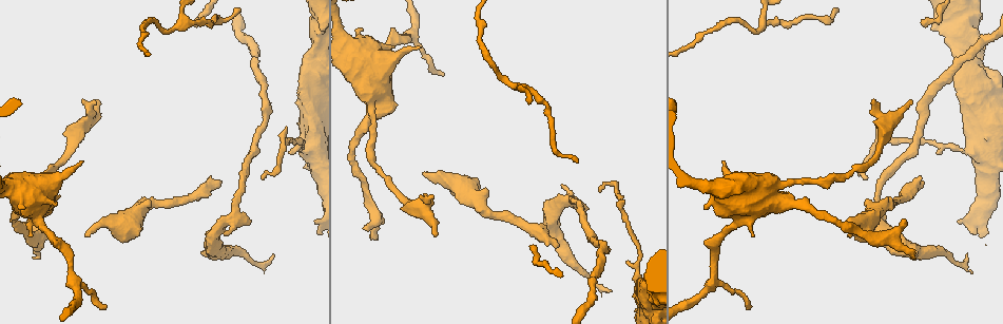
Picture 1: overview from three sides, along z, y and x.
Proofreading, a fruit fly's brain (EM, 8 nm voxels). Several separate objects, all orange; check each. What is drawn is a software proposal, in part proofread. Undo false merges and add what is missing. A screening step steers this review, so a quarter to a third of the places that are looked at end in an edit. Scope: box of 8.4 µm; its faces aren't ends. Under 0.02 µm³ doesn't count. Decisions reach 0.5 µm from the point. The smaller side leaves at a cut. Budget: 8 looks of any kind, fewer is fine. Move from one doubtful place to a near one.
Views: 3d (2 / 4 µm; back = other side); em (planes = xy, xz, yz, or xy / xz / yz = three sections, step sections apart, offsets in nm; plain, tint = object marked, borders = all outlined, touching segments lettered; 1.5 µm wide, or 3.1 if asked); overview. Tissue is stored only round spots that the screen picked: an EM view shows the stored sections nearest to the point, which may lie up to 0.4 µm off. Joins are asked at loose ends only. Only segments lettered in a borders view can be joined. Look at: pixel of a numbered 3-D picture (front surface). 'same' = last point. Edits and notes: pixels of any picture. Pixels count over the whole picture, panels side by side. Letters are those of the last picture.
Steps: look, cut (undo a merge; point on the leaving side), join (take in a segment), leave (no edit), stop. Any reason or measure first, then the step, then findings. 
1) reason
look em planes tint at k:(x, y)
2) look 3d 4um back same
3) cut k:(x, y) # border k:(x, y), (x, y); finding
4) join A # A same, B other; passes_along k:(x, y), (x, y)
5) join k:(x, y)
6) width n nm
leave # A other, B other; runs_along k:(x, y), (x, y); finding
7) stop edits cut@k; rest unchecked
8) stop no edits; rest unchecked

look em yz step 8 borders at 1:(921, 183)

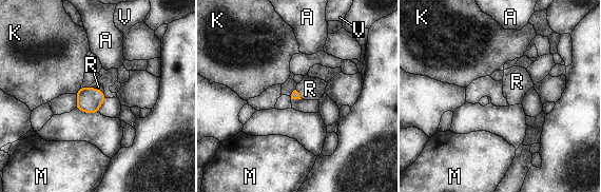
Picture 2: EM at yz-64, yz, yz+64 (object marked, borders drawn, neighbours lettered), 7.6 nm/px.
look em planes borders same

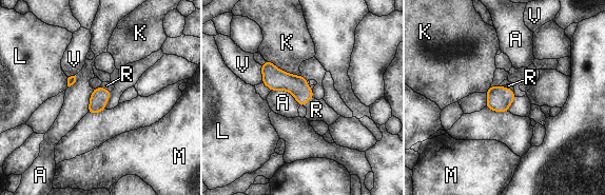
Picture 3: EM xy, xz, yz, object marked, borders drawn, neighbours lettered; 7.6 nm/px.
join R # A other, K other, L other, M other, R same, V other; passes_along 3:(99, 97), (104, 89), (106, 85); the neuron continues

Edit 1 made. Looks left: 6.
look overview

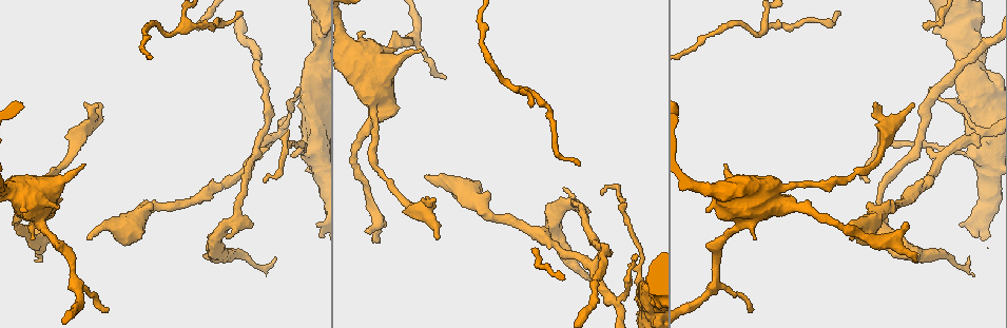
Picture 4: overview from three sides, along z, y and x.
long arm stops here
look em planes tint at 4:(867, 181)

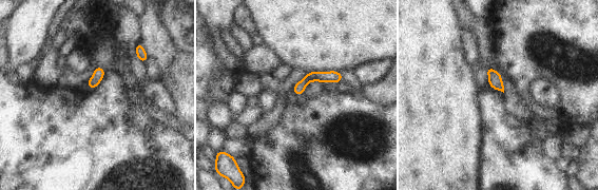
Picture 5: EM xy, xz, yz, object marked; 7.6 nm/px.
see the neighbours
look em planes borders same

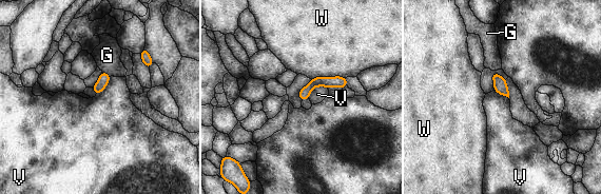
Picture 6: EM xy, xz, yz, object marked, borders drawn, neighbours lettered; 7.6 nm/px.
longest_contact W 280 nm
leave # G other, V other, W other; no lettered segment goes on from it

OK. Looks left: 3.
free end
look em xz step 8 tint at 4:(380, 242)

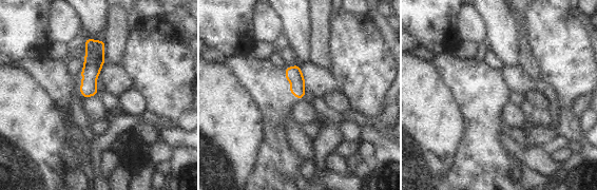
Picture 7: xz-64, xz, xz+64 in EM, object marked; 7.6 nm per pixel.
look em planes borders same

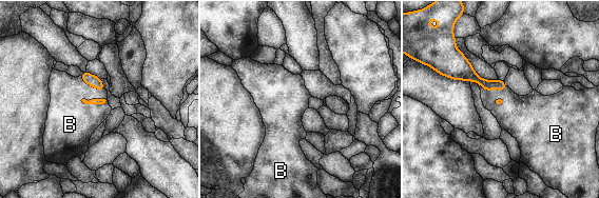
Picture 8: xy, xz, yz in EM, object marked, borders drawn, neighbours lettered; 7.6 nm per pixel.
longest_contact B 200 nm
join B # B same; passes_along 8:(94, 101), (94, 99), (71, 122); the neuron continues

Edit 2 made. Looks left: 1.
stop edits join@3, join@8; rest unchecked

